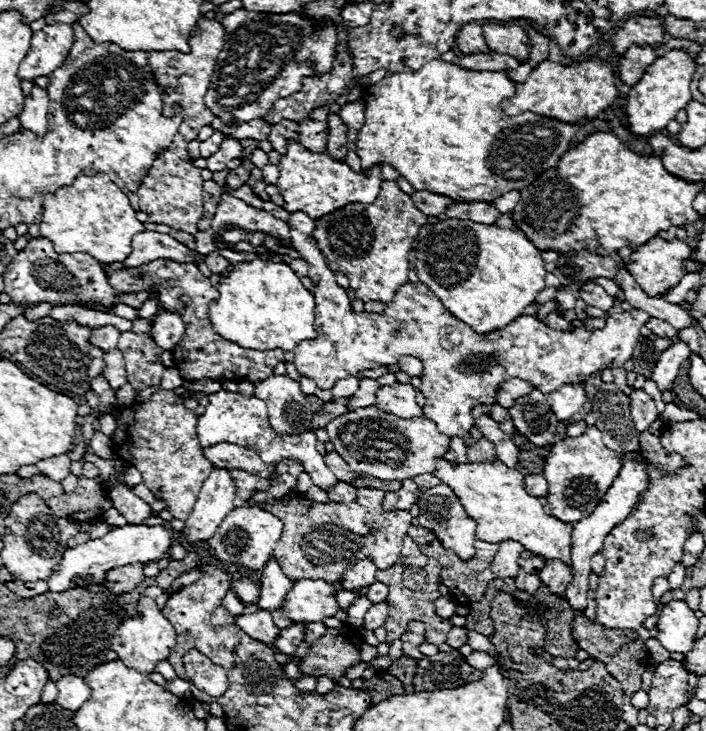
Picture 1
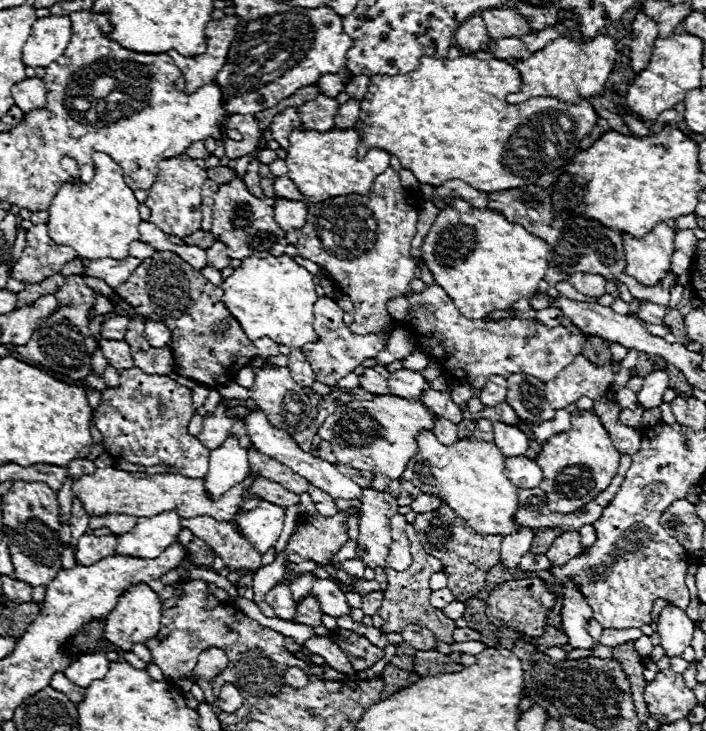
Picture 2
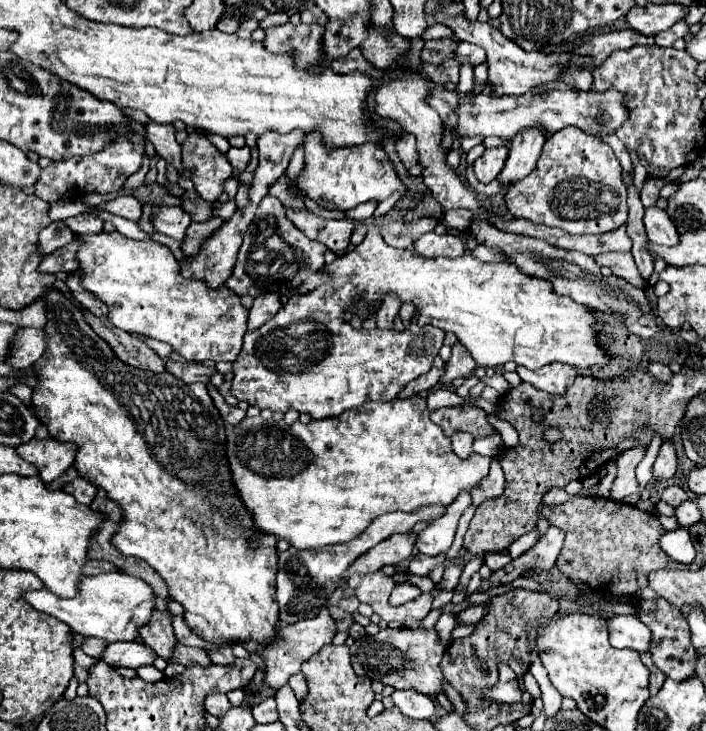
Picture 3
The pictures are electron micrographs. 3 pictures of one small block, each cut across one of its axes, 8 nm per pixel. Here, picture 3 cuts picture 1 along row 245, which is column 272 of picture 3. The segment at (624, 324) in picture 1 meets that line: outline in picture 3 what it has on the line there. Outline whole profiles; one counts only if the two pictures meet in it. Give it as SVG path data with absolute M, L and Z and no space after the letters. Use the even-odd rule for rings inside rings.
M264 292L264 294L256 296L254 304L250 308L250 314L248 314L248 330L260 328L264 322L268 322L278 312L280 306L282 306L282 302L280 302L278 292Z

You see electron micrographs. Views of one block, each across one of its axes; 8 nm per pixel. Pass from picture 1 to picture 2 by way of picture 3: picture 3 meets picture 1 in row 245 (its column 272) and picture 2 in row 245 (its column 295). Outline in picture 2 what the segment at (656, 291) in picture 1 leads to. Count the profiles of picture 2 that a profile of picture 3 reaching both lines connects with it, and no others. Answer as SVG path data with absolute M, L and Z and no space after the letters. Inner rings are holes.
M666 222L656 224L650 234L636 240L630 234L622 234L626 254L626 274L636 278L644 286L656 286L666 272L670 272L670 260L674 254L676 230Z

